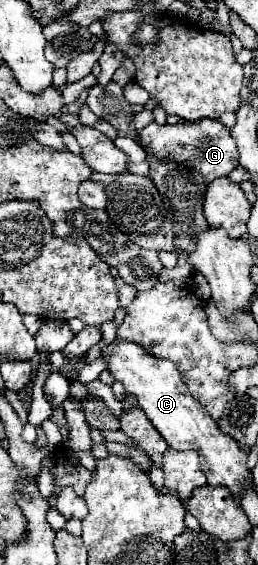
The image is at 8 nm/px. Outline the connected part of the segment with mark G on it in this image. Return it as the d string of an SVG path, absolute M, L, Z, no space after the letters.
M198 121L198 123L180 123L180 125L158 125L150 123L140 133L140 143L150 149L158 159L174 159L184 163L196 171L200 171L206 183L226 177L230 171L238 167L238 153L234 139L230 137L228 129L220 121Z

